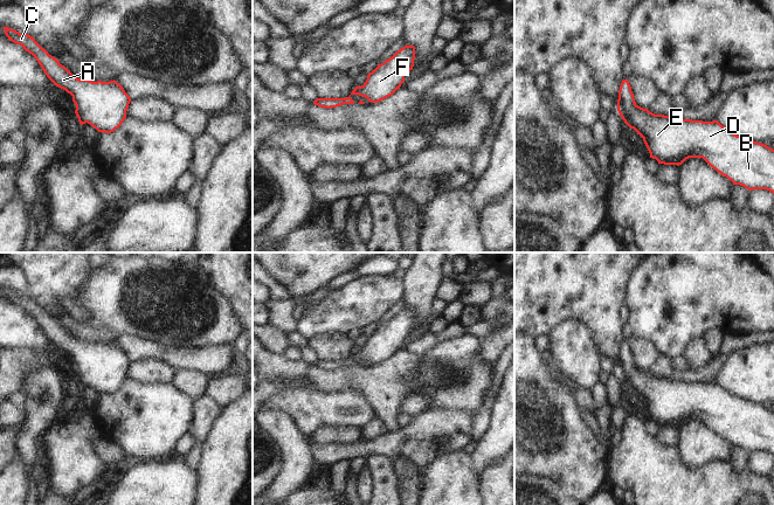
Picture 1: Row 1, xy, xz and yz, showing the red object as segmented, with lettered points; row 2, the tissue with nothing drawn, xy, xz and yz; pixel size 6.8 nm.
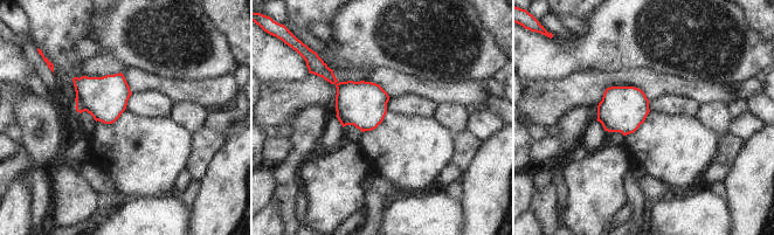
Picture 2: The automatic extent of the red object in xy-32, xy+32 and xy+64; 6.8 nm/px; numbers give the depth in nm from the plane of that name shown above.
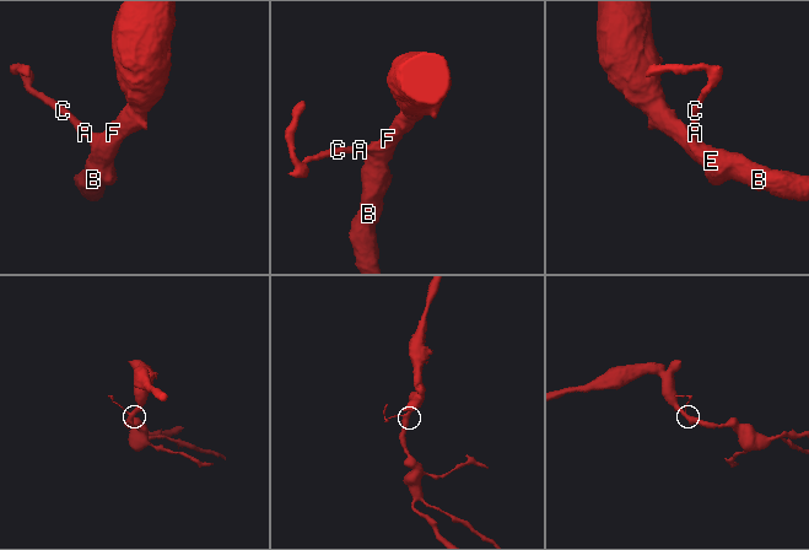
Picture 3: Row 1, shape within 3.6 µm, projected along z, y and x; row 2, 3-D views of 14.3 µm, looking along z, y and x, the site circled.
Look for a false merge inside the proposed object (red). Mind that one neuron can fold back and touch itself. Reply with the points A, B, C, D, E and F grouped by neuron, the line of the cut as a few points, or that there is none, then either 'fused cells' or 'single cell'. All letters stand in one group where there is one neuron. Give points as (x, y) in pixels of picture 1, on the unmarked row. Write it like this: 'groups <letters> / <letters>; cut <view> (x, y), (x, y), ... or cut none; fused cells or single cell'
groups A B C D E F; cut none; single cell

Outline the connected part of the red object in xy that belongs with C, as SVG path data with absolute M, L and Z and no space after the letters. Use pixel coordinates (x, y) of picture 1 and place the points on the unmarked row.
M8 289L2 290L9 303L22 307L35 319L54 347L72 358L75 375L81 387L88 385L98 394L105 395L111 395L122 387L131 360L119 345L115 341L110 344L80 341L30 297L20 296Z

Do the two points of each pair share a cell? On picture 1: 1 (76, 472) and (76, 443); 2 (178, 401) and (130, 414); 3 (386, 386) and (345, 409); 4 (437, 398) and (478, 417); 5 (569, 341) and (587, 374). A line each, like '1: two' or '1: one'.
1: one
2: one
3: two
4: two
5: one

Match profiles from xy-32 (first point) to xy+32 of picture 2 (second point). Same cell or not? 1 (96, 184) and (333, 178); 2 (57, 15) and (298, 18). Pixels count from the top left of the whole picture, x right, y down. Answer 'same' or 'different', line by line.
1: different
2: same

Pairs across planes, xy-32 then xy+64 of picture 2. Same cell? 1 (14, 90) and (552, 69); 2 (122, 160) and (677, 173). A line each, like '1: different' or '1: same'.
1: different
2: same

